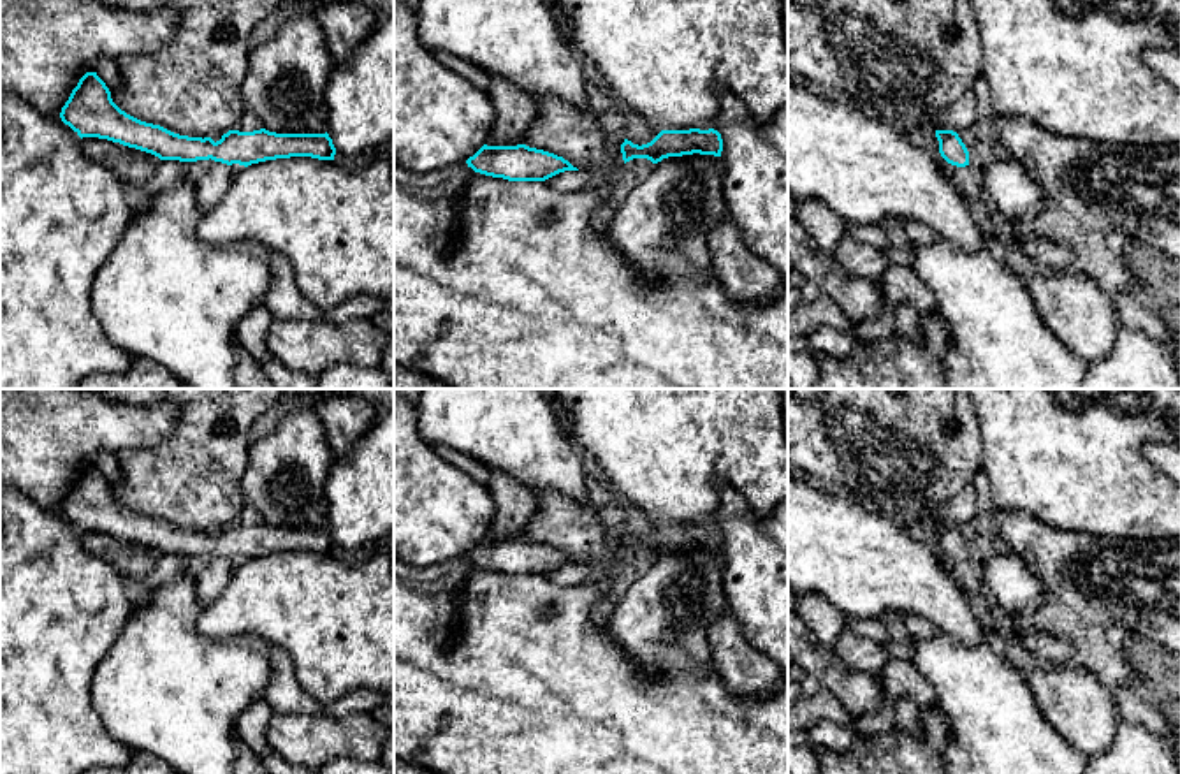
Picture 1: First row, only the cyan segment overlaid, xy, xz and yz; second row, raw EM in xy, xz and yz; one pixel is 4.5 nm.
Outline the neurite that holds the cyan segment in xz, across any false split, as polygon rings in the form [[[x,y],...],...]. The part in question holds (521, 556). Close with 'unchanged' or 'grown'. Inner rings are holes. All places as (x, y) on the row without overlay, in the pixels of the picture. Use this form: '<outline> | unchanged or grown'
[[[484,538],[466,558],[475,566],[508,575],[545,575],[565,565],[579,565],[563,551],[526,538]]] | unchanged

